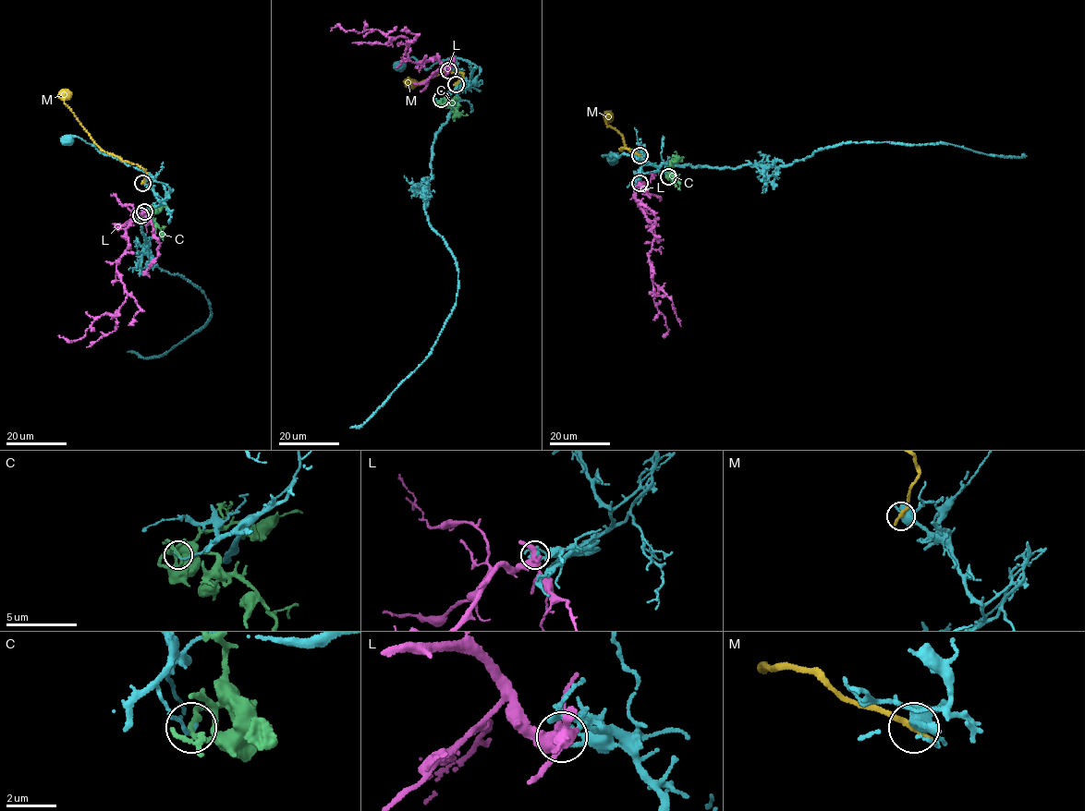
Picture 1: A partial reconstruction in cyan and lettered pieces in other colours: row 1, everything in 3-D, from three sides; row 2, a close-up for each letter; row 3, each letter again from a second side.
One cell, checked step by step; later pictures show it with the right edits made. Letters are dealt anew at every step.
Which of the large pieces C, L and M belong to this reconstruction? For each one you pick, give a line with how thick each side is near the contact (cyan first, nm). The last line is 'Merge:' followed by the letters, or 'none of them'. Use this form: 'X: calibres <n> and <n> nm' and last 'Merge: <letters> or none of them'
Merge: none of them

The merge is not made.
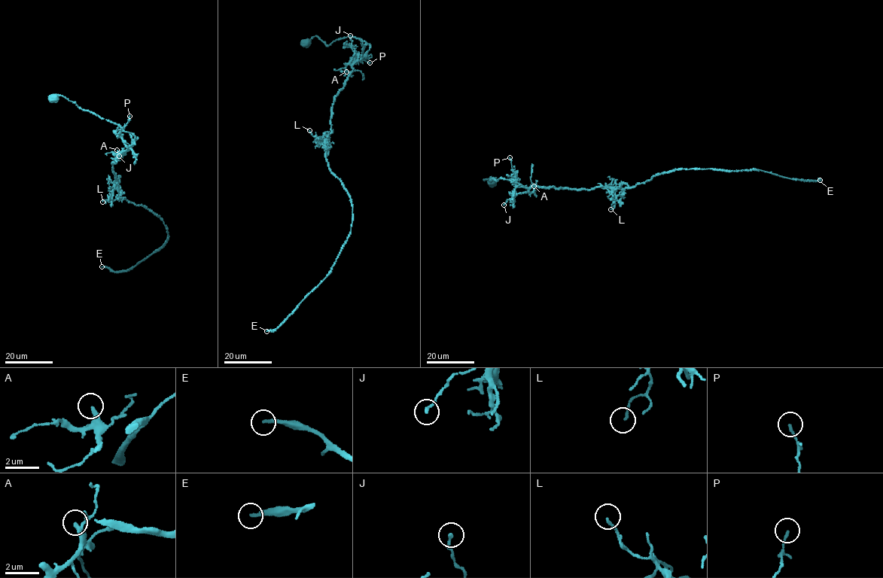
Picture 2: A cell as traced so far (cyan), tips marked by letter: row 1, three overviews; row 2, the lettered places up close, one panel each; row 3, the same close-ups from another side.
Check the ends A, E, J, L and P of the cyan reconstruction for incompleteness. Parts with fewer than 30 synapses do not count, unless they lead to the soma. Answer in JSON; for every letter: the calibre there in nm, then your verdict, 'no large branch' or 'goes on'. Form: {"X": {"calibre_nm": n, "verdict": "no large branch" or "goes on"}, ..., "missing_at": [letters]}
{"A": {"calibre_nm": 280, "verdict": "goes on"}, "E": {"calibre_nm": 200, "verdict": "goes on"}, "J": {"calibre_nm": 160, "verdict": "no large branch"}, "L": {"calibre_nm": 110, "verdict": "no large branch"}, "P": {"calibre_nm": 130, "verdict": "no large branch"}, "missing_at": ["A", "E"]}

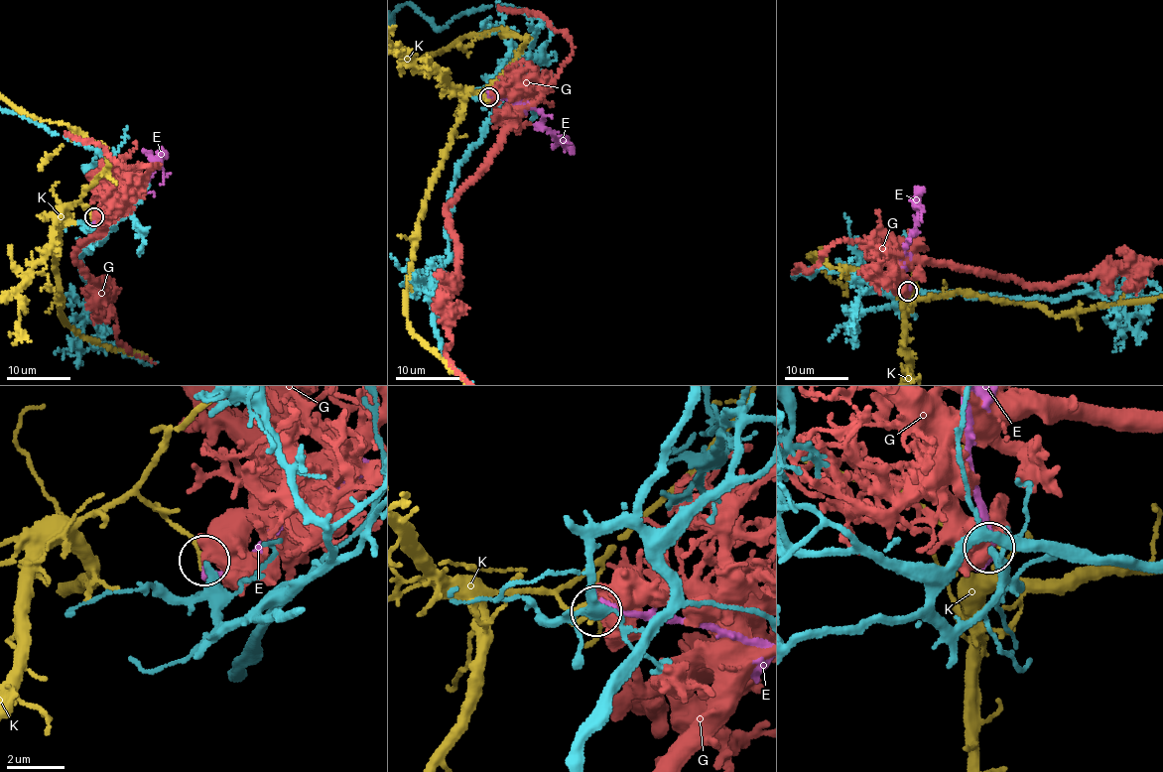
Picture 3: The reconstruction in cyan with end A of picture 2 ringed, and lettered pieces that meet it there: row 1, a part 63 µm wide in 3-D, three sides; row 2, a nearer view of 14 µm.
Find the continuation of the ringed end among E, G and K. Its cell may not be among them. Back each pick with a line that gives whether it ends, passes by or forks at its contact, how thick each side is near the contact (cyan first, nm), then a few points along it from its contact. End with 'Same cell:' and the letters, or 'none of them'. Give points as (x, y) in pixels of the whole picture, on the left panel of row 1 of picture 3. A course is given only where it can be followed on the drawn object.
Same cell: none of them

